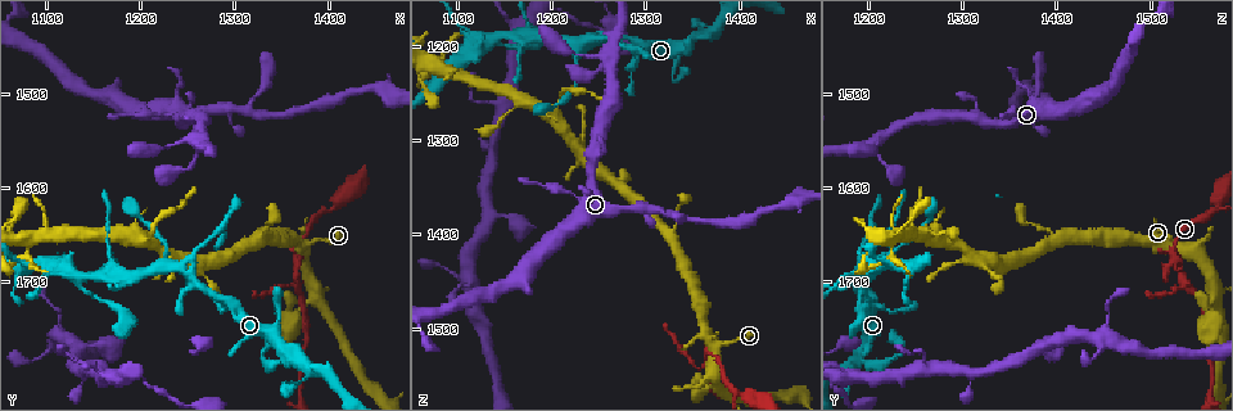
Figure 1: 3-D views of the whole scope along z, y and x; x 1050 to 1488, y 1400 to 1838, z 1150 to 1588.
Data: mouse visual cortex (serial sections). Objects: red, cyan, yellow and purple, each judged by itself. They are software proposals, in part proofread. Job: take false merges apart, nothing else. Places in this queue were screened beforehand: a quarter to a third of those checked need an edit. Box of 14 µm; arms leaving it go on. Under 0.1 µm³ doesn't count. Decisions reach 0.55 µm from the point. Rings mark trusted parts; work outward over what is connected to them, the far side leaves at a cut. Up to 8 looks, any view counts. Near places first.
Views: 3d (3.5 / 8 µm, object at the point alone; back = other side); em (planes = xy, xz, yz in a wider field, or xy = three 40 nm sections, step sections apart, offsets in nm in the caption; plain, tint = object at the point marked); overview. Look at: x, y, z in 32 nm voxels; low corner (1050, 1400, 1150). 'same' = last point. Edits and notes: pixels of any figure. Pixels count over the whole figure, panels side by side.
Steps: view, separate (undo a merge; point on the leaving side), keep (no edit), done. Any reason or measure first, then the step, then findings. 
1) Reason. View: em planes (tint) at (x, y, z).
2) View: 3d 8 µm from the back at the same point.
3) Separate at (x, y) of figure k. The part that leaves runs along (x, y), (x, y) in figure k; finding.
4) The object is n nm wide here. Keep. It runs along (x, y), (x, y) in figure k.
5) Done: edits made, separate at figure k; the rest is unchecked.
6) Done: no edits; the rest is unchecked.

View: 3d 3.5 µm at (1395, 1625, 1570).

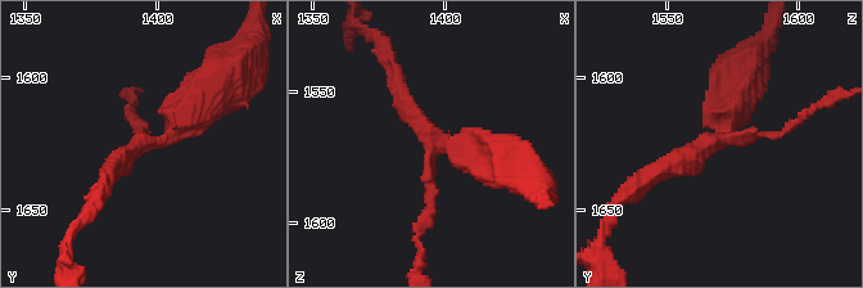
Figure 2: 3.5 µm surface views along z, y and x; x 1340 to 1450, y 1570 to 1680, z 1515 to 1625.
View: em xy step 5 (tint) at (1396, 1625, 1566).

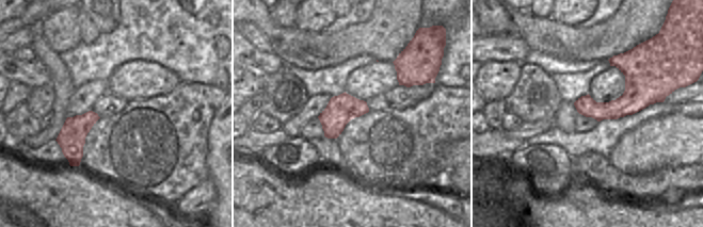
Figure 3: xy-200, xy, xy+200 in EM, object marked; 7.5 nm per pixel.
Keep. Continuous, no second cell.

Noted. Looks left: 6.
Looks like a crossing. View: 3d 3.5 µm at (1225, 1685, 1200).

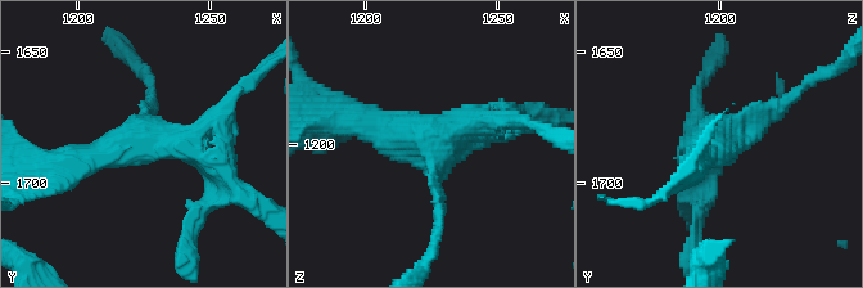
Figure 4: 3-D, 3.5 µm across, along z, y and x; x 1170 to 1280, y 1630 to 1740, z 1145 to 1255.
4 arms meet here; the arms are 150, 200, 200, 350 nm wide. View: em xy step 3 (tint) at (1229, 1684, 1196).

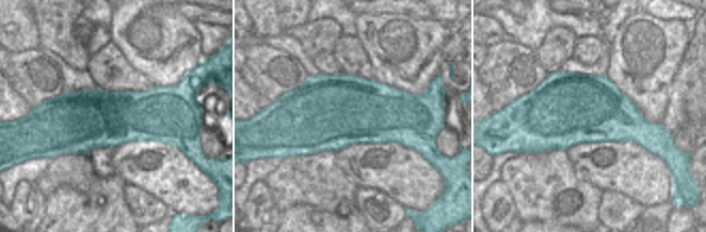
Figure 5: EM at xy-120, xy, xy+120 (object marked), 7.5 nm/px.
Keep. It runs along (217, 178), (175, 142), (72, 165) in figure 4; one cell here.

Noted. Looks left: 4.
Narrows sharply. View: 3d 3.5 µm at (1135, 1695, 1195).

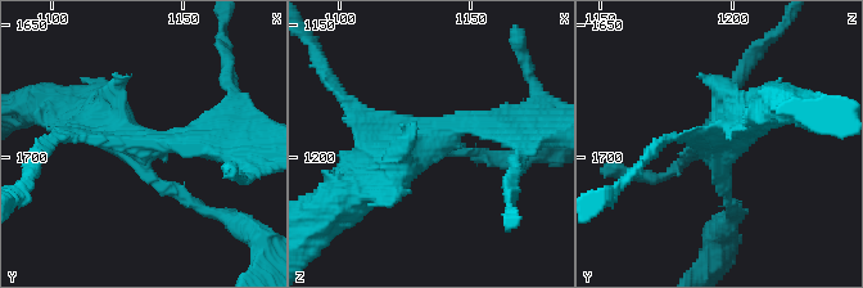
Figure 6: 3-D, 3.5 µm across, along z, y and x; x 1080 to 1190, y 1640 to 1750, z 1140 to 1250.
4 arms meet here; the arms are 200, 200, 200, 450 nm wide; shape alone is not enough. View: em xy step 3 (tint) at (1134, 1695, 1192).

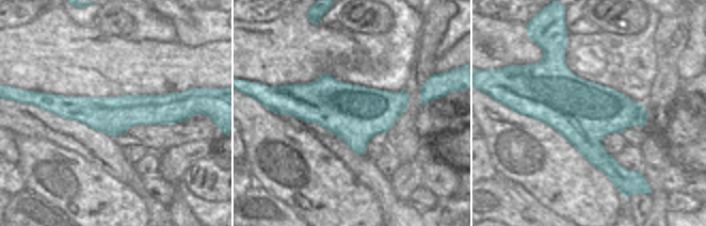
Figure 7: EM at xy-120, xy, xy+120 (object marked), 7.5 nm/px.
Keep. It runs along (45, 101), (83, 110), (182, 111) in figure 7; one cell here.

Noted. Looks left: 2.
Done: no edits; the rest is unchecked.

